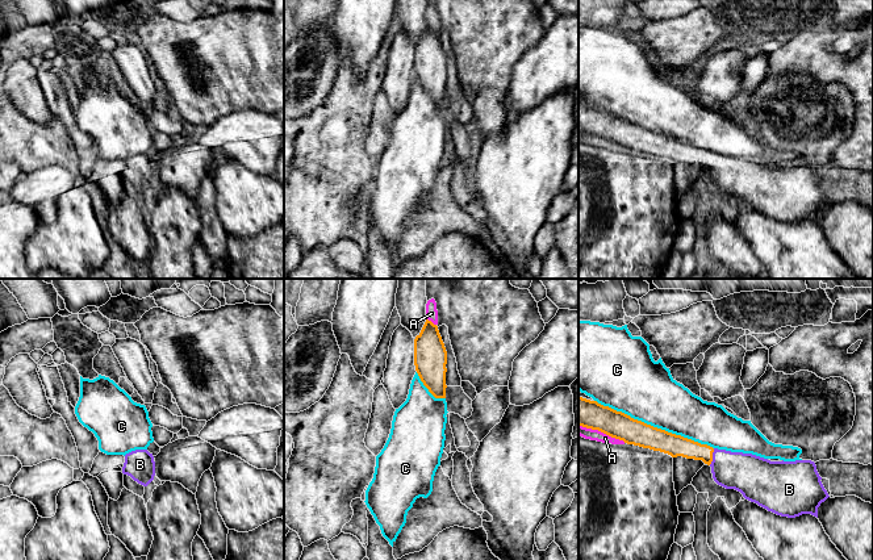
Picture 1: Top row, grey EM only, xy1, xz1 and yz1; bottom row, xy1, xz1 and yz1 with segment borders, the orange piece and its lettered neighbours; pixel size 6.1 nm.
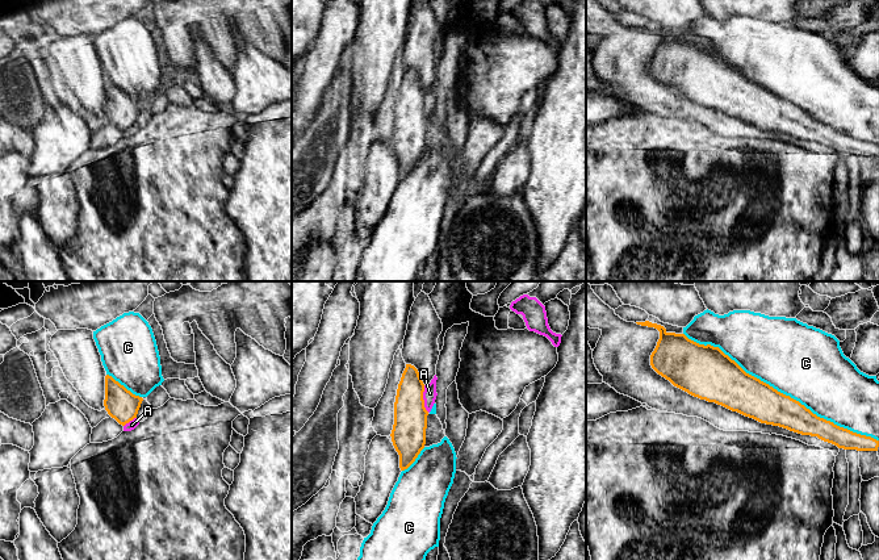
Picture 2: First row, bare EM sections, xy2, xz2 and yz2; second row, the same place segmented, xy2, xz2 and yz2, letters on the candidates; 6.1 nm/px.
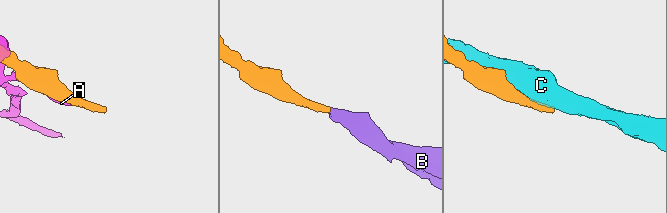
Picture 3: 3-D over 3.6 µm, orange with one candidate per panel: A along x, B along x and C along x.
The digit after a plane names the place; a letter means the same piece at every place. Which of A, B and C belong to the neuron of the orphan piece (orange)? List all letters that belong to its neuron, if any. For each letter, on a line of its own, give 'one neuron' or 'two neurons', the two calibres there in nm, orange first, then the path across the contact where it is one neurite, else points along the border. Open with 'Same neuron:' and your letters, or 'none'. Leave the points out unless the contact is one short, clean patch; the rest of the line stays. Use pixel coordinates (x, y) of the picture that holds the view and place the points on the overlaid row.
Same neuron: B
A: two neurons; 180 nm thick on the orange side, 70 nm on the other
B: one neuron; 130 nm thick on the orange side, 240 nm on the other; runs through yz1 (673, 444), (702, 451), (711, 456), (730, 469), (747, 473)
C: two neurons; 240 nm thick on the orange side, 460 nm on the other

